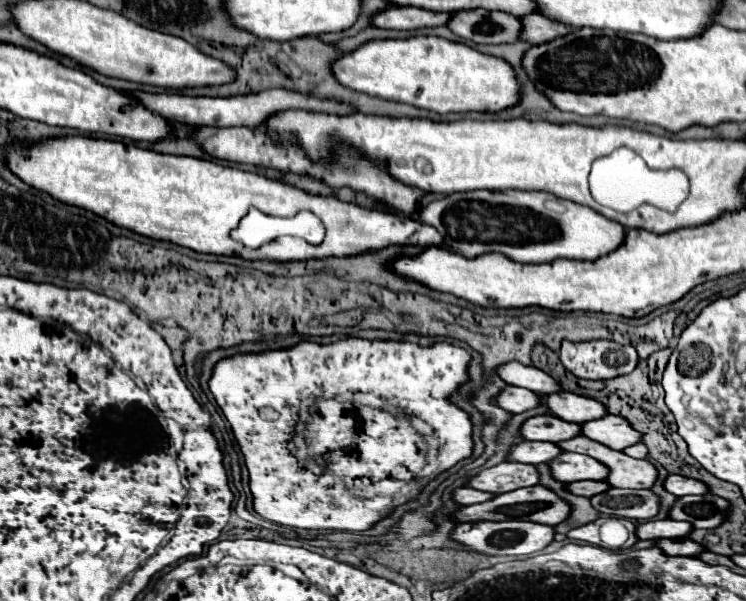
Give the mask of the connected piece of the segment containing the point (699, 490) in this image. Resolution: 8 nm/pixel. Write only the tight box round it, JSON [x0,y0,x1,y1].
[665,475,707,497]

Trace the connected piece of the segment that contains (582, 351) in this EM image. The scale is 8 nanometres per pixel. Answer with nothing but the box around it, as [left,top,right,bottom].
[559,341,637,379]

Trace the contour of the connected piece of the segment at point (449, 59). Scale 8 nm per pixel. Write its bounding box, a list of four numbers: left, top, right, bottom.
[331,35,519,115]

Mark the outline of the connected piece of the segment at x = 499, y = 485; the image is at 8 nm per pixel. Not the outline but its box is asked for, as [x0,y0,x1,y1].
[469,461,539,493]

